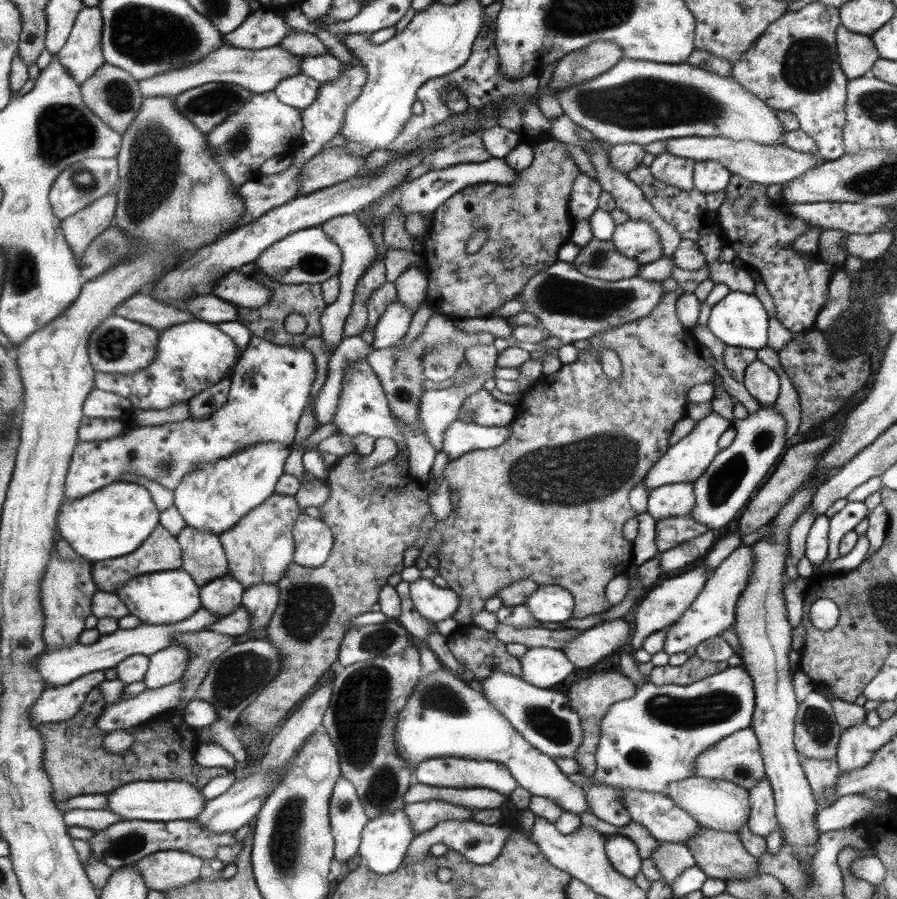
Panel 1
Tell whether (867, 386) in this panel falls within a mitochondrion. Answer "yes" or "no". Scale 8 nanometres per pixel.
no

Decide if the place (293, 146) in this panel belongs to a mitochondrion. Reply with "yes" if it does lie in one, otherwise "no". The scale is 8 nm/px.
no

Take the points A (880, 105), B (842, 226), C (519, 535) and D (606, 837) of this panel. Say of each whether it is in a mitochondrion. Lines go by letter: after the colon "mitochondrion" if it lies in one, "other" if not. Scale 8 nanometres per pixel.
A: mitochondrion
B: other
C: other
D: other

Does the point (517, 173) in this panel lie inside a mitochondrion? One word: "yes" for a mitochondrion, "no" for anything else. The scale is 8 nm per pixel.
no

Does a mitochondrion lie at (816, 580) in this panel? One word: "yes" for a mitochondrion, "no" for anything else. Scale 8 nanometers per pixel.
no

